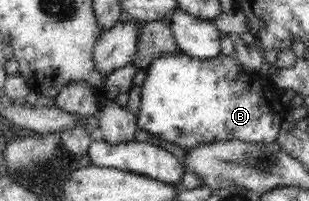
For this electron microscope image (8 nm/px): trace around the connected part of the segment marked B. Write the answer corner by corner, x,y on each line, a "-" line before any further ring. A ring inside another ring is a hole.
184,52
168,54
154,60
146,71
137,123
138,128
148,132
150,136
180,146
185,151
206,143
230,140
268,145
280,138
282,123
286,121
284,105
277,99
274,87
269,84
269,76
258,72
248,73
235,55
225,57
220,53
215,58
200,60

